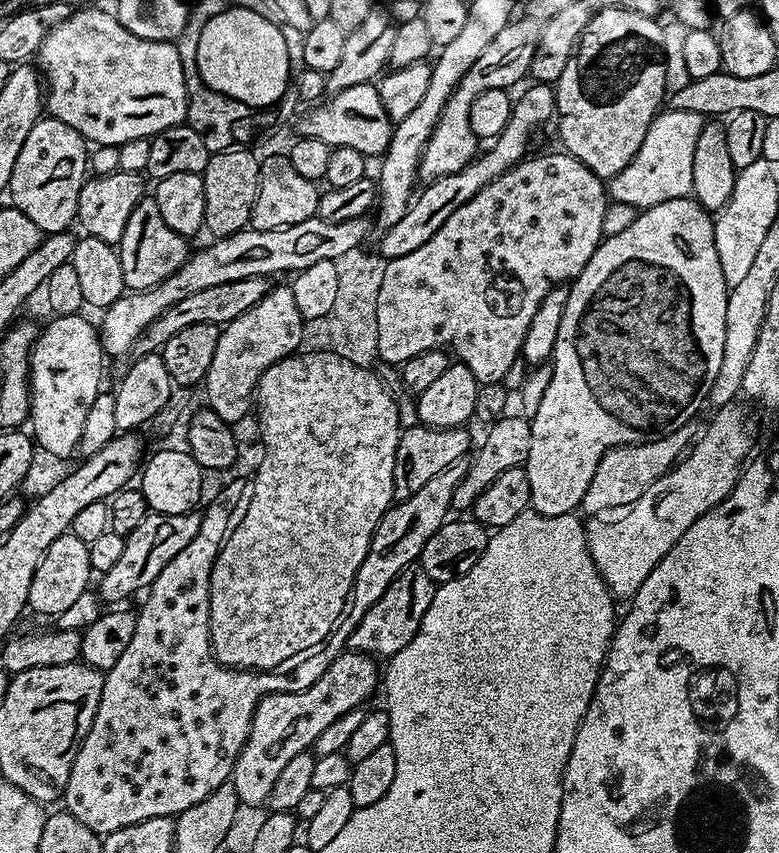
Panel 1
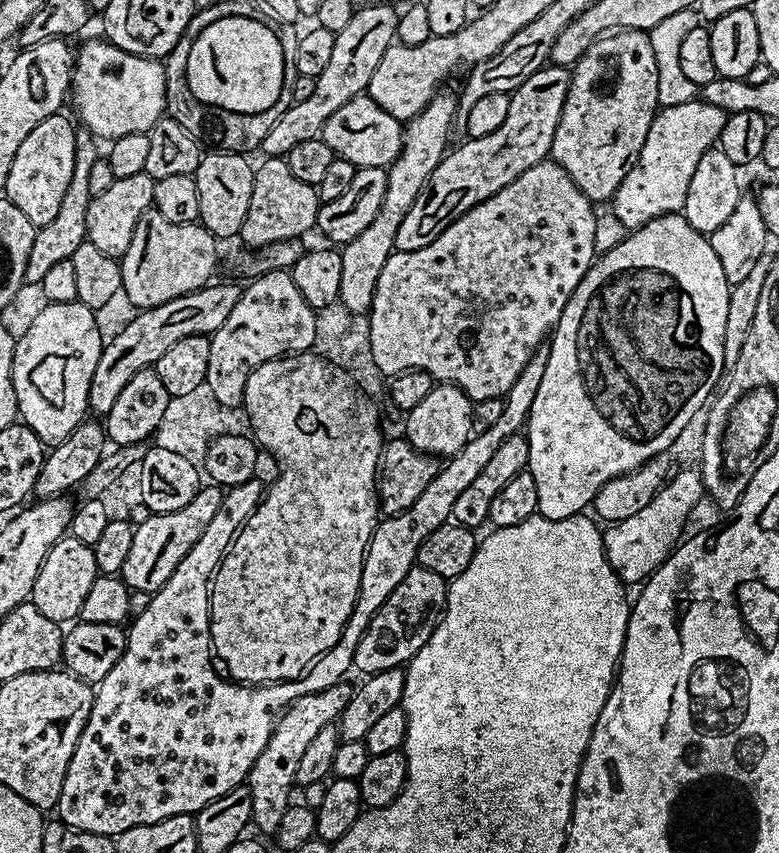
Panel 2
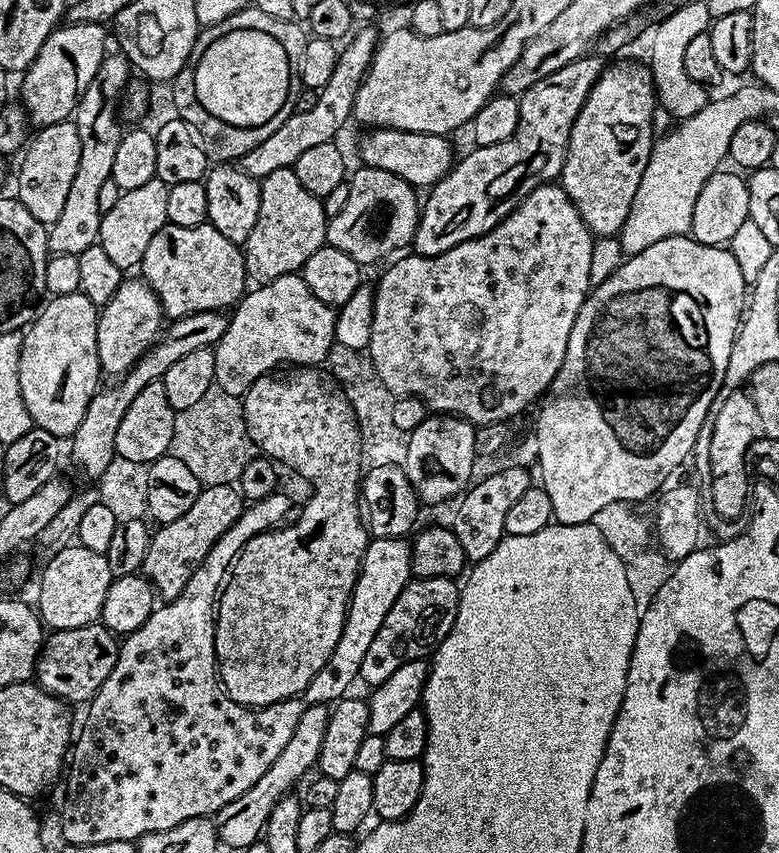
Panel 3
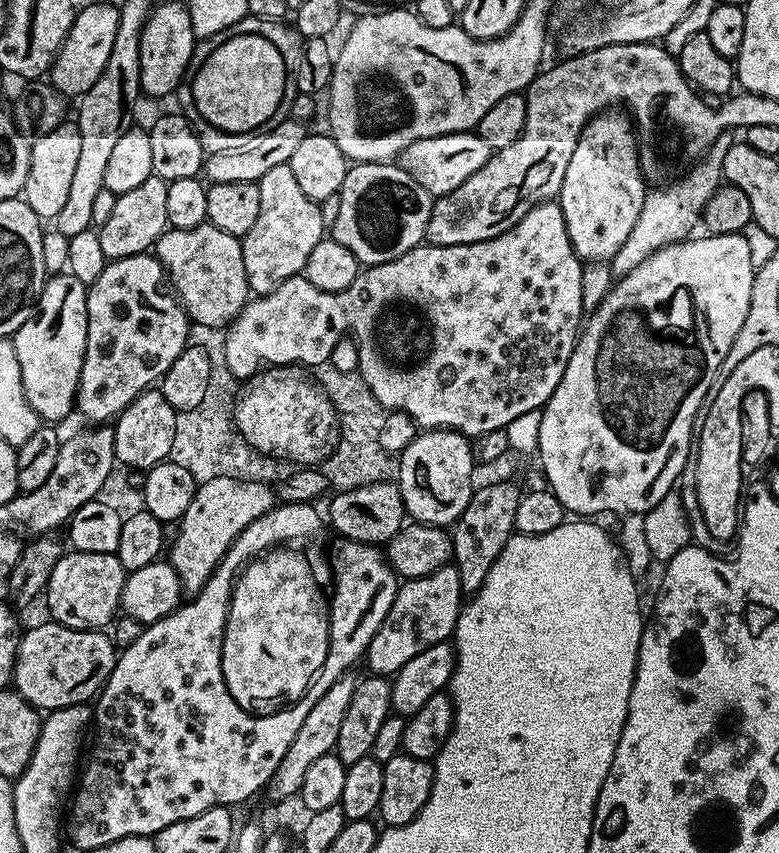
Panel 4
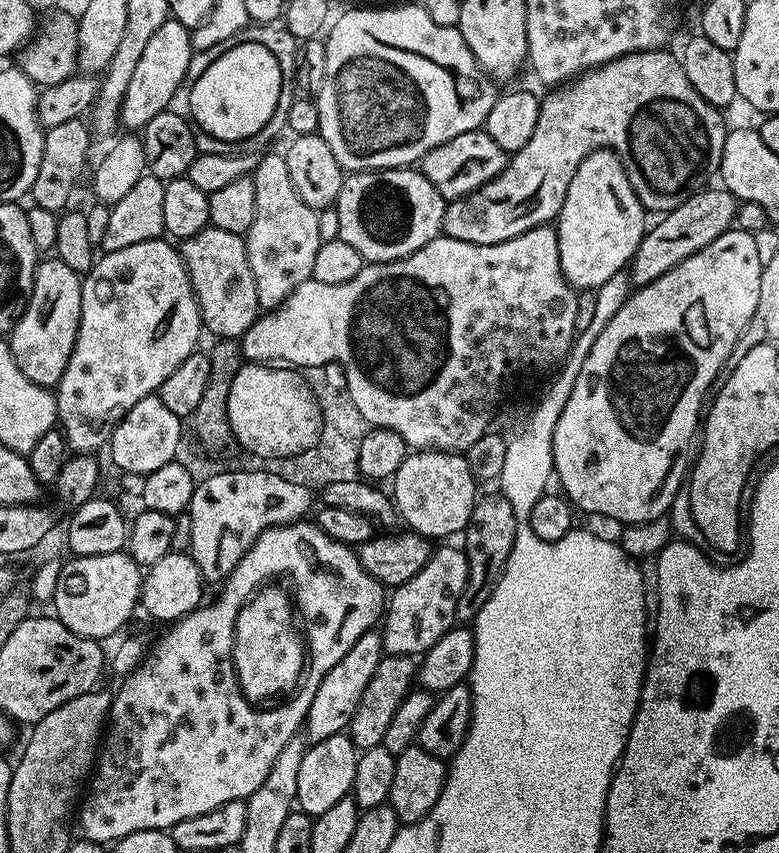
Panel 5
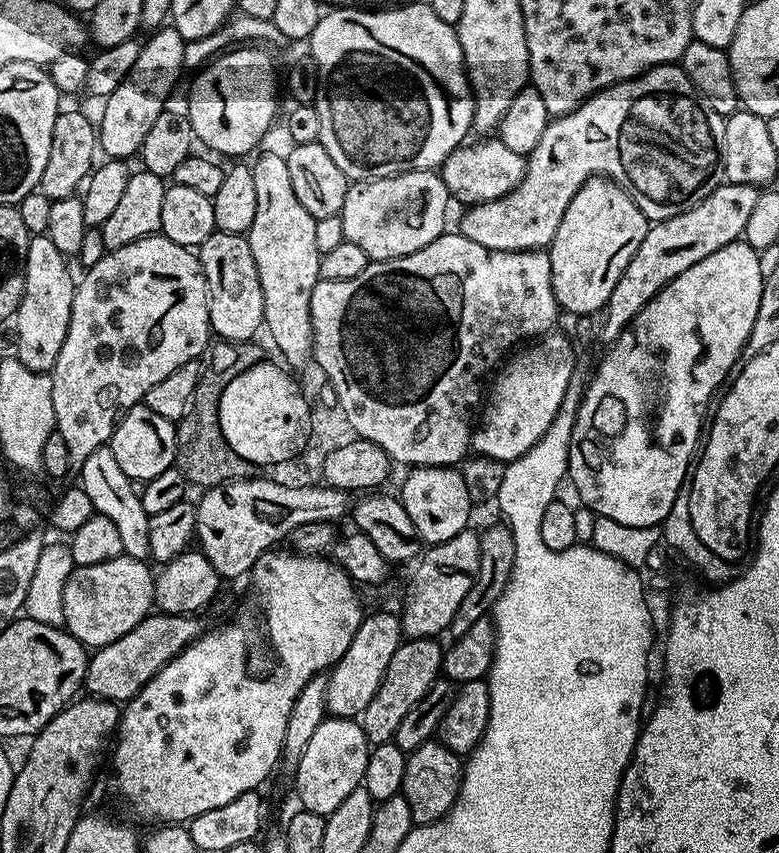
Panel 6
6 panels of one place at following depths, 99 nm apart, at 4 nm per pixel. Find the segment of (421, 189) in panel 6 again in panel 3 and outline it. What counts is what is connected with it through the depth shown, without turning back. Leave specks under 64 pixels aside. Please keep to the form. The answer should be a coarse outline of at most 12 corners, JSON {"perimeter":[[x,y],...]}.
{"perimeter":[[363,166],[347,181],[327,247],[359,257],[379,212],[392,244],[411,245],[421,201],[407,179]]}

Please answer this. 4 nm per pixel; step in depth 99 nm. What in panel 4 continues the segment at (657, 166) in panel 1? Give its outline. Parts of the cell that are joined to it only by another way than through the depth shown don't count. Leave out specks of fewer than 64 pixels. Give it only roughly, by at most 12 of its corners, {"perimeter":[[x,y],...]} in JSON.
{"perimeter":[[733,137],[645,195],[634,230],[611,258],[613,277],[701,223],[721,187]]}

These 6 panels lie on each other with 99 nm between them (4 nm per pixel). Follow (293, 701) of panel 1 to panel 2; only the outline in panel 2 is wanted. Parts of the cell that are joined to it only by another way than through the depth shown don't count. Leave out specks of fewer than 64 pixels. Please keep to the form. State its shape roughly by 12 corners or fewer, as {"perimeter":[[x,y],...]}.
{"perimeter":[[341,682],[302,694],[246,781],[251,823],[272,837],[298,762],[350,702]]}

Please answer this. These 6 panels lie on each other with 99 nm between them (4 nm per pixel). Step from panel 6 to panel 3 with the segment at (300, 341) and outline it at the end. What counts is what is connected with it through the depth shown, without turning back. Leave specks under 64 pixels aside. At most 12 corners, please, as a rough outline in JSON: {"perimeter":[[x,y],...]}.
{"perimeter":[[292,168],[260,180],[249,281],[296,274],[326,244],[324,202]]}

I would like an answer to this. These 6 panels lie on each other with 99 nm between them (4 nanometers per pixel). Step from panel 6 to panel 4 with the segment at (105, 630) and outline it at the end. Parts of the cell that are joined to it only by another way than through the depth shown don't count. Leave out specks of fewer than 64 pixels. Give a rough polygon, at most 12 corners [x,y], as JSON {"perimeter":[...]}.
{"perimeter":[[68,550],[46,589],[51,619],[100,630],[120,608],[115,552]]}

